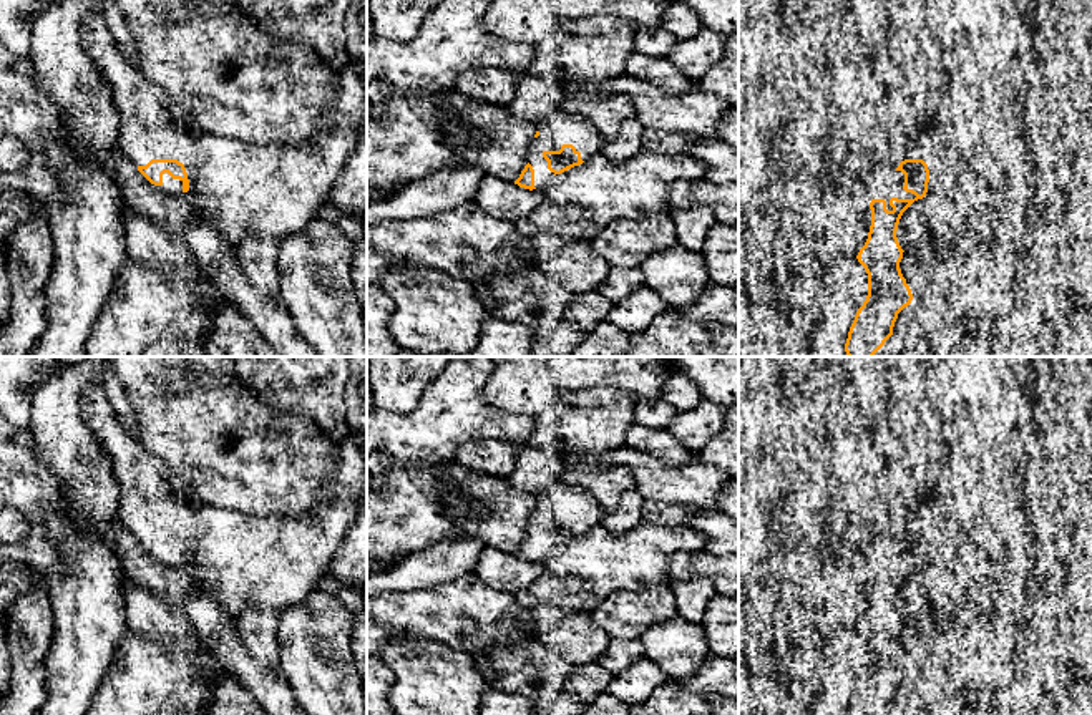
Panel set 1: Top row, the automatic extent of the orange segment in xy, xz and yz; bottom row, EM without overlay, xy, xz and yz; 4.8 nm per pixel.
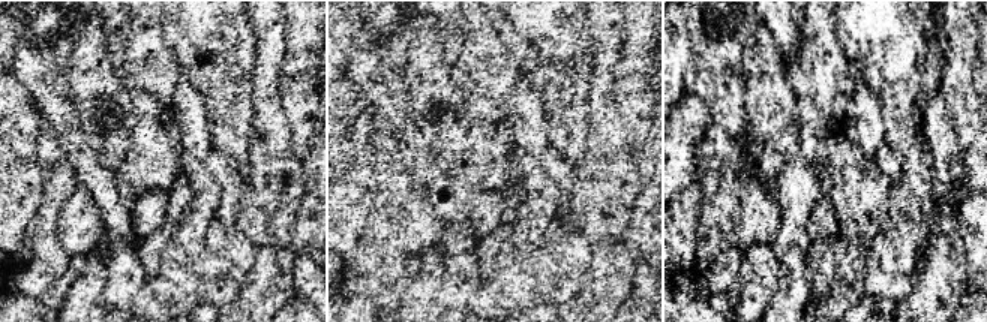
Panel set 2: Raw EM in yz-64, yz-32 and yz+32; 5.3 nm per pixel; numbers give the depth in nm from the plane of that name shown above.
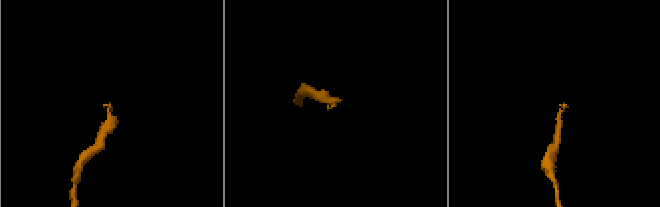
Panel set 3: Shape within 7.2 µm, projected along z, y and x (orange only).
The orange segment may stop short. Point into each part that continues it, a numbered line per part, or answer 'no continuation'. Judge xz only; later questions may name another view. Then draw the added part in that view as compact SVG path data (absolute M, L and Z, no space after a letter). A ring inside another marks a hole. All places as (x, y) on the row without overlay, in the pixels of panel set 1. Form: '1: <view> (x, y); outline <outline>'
1: xz (560, 500); outline M556 483L536 498L539 504L529 516L528 534L534 541L534 559L546 559L554 544L548 541L544 523L559 523L563 516L573 516L586 533L599 524L606 511L594 496L581 486Z

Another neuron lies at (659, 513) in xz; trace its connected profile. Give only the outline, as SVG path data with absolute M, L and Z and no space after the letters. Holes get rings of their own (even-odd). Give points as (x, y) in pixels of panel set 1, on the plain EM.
M646 501L642 506L641 519L661 526L687 526L690 509L685 506Z

